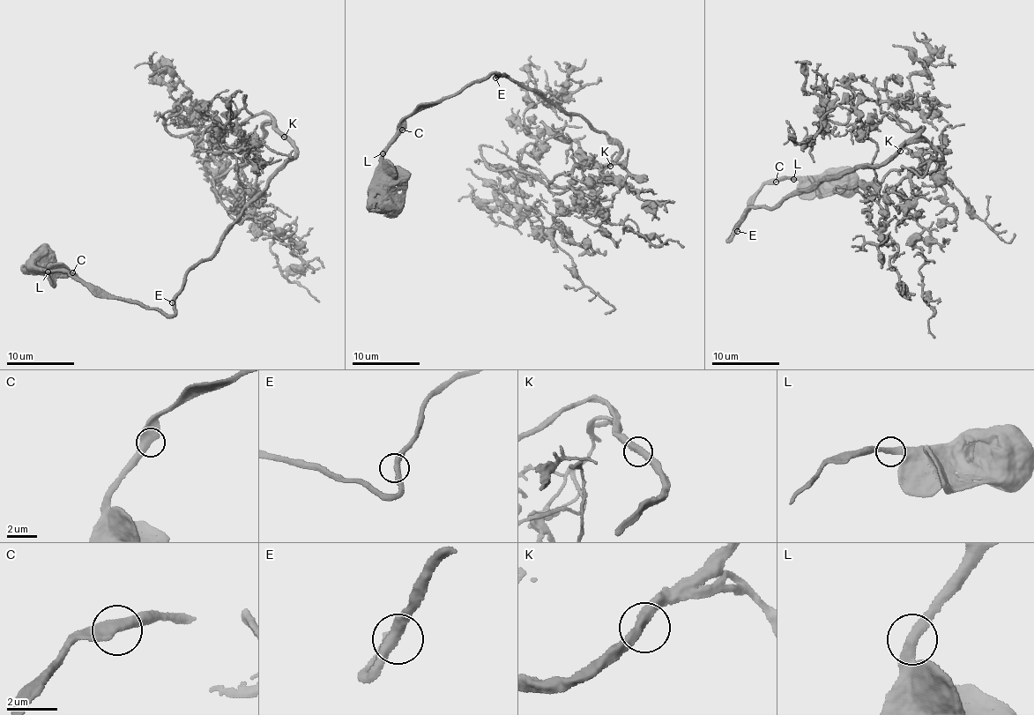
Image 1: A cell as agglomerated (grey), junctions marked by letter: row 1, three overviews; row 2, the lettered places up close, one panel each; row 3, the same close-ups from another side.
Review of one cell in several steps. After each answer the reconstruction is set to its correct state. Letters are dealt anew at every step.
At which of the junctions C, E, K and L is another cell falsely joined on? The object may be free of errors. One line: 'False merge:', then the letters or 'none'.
False merge: none

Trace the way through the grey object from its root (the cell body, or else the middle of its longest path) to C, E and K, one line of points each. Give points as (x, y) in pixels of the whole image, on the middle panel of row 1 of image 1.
C: (593, 127), (532, 89), (504, 76), (497, 77), (495, 72), (418, 109), (405, 118), (402, 130)
E: (593, 127), (579, 115), (569, 115), (532, 89), (514, 83), (504, 76), (495, 78)
K: (593, 127), (619, 146), (619, 158), (611, 166)

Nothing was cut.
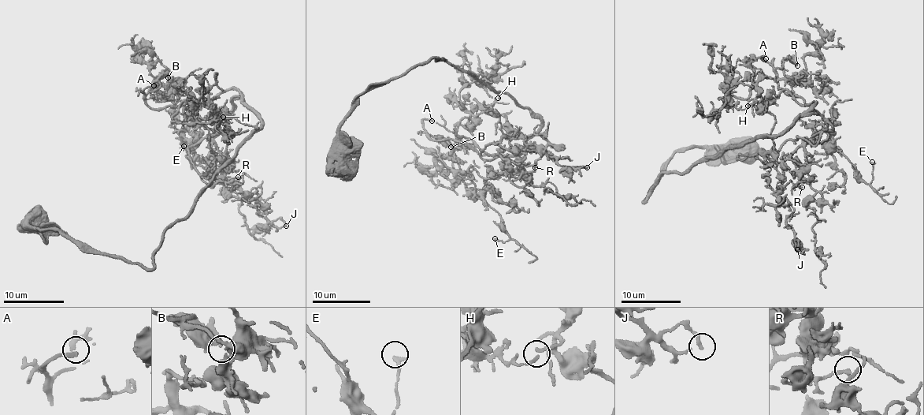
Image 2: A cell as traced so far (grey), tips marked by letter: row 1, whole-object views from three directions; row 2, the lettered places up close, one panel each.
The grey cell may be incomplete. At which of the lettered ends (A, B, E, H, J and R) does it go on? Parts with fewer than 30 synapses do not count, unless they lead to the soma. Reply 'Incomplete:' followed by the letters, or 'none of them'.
Incomplete: A

